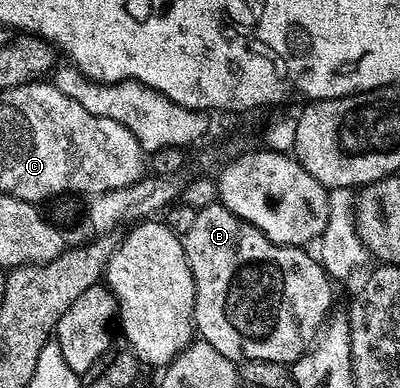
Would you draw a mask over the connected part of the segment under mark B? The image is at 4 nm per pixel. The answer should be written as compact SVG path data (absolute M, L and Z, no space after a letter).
M219 201L199 208L190 233L182 238L186 261L194 277L194 327L203 342L214 345L222 357L233 361L257 359L291 365L308 354L333 310L334 283L315 254L307 255L304 247L287 247L270 241L266 233L230 213Z

